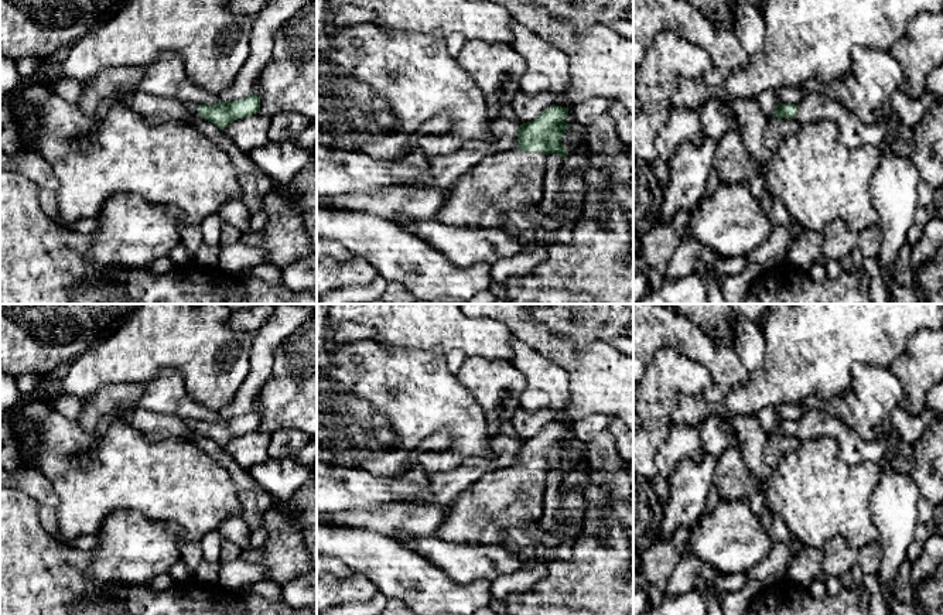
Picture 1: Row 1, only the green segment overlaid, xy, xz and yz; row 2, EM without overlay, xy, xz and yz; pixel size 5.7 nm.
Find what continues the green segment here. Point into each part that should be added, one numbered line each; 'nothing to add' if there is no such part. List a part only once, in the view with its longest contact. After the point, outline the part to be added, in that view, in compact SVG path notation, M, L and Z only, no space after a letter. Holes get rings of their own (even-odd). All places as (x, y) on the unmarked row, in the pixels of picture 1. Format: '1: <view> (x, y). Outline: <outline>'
1: xz (512, 496). Outline: M512 465L484 474L461 492L452 510L443 517L434 536L455 544L503 544L510 527L525 527L540 522L547 472Z

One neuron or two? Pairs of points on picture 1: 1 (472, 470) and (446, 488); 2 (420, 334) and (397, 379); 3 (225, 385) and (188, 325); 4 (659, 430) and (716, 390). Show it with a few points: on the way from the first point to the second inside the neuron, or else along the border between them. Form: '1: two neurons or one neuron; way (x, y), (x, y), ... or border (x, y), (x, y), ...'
1: one neuron; way (465, 474), (453, 482)
2: two neurons; border (381, 344), (414, 349), (438, 349), (444, 355)
3: one neuron; way (212, 373), (209, 354), (198, 341)
4: two neurons; border (693, 361), (703, 365), (711, 379), (701, 393)

